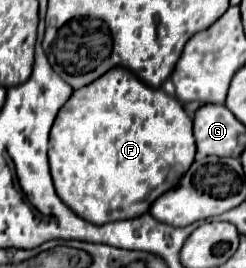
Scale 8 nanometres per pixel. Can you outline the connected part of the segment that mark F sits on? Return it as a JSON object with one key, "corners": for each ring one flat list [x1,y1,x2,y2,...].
{"corners":[[116,67,112,71,108,71,104,77,96,79,94,83,86,85,84,89,76,89,72,93,72,97,66,101,66,105,60,109,52,131,50,131,50,149,48,149,48,157,50,157,50,171,52,171,52,179,54,179,54,187,58,197,82,219,86,219,88,223,94,225,104,225,104,223,112,223,112,221,120,221,120,219,132,219,138,217,140,213,148,213,150,205,166,191,174,189,180,179,184,177,184,173,188,171,188,167,194,163,194,153,196,153,196,145,194,145,194,135,192,135,192,119,186,115,184,107,168,97,162,89,150,89,144,83,140,83,136,79,136,75,132,75,130,71,124,71,122,67]]}

